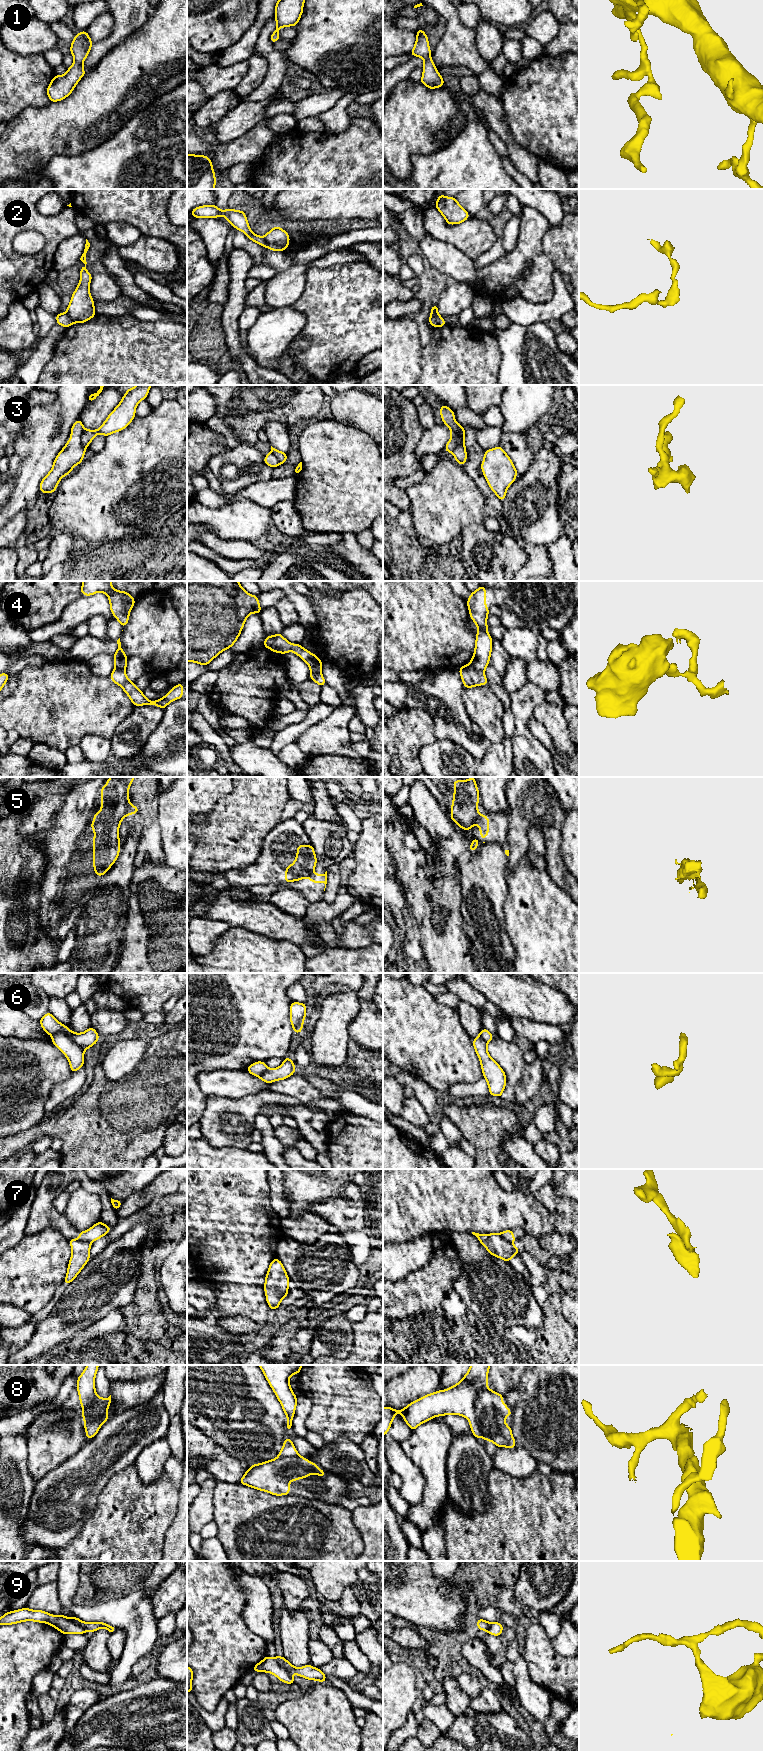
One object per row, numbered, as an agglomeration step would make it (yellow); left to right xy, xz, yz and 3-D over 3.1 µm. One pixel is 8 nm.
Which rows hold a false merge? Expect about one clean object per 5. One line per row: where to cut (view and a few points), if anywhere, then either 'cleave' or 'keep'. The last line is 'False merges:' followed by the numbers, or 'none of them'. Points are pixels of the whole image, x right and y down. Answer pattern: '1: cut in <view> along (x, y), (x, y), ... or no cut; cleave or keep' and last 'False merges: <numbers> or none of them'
1: no cut; keep
2: cut in xy along (66, 312), (72, 323); cleave
3: cut in yz along (458, 435), (455, 446), (451, 451); cleave
4: cut in yz along (470, 663), (483, 672); cleave
5: cut in xy along (131, 805), (127, 809), (126, 814); cleave
6: cut in xy along (52, 1034), (64, 1032), (84, 1050); cleave
7: cut in xy along (77, 1239), (90, 1243); cleave
8: cut in yz along (487, 1387), (475, 1400), (475, 1417), (481, 1436); cleave
9: cut in xy along (61, 1615), (75, 1621), (86, 1630); cleave
False merges: 2, 3, 4, 5, 6, 7, 8, 9

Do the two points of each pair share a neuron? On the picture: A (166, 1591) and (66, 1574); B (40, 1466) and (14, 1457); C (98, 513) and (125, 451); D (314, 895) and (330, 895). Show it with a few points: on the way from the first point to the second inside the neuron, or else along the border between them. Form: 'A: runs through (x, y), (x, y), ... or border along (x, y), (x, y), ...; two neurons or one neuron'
A: border along (153, 1592), (152, 1612), (154, 1616); two neurons
B: border along (26, 1439), (27, 1470), (35, 1480); two neurons
C: runs through (101, 498), (126, 472), (126, 466); one neuron
D: border along (324, 891), (322, 899); two neurons

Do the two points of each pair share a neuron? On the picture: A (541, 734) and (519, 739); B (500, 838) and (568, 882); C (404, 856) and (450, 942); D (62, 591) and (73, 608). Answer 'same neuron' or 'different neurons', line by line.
A: different neurons
B: different neurons
C: same neuron
D: different neurons

